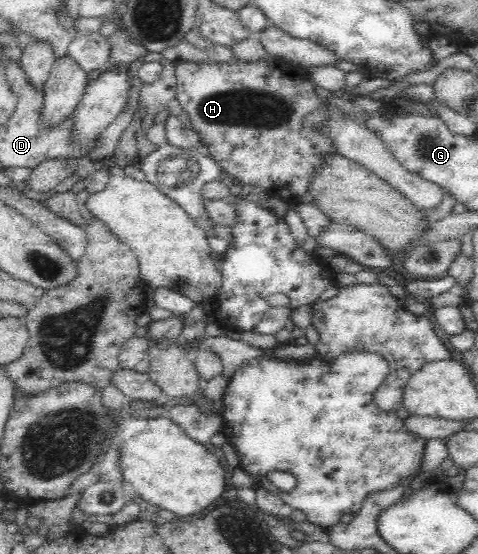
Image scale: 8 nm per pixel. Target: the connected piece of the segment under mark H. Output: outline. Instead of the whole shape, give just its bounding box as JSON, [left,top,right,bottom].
[174,54,337,203]

